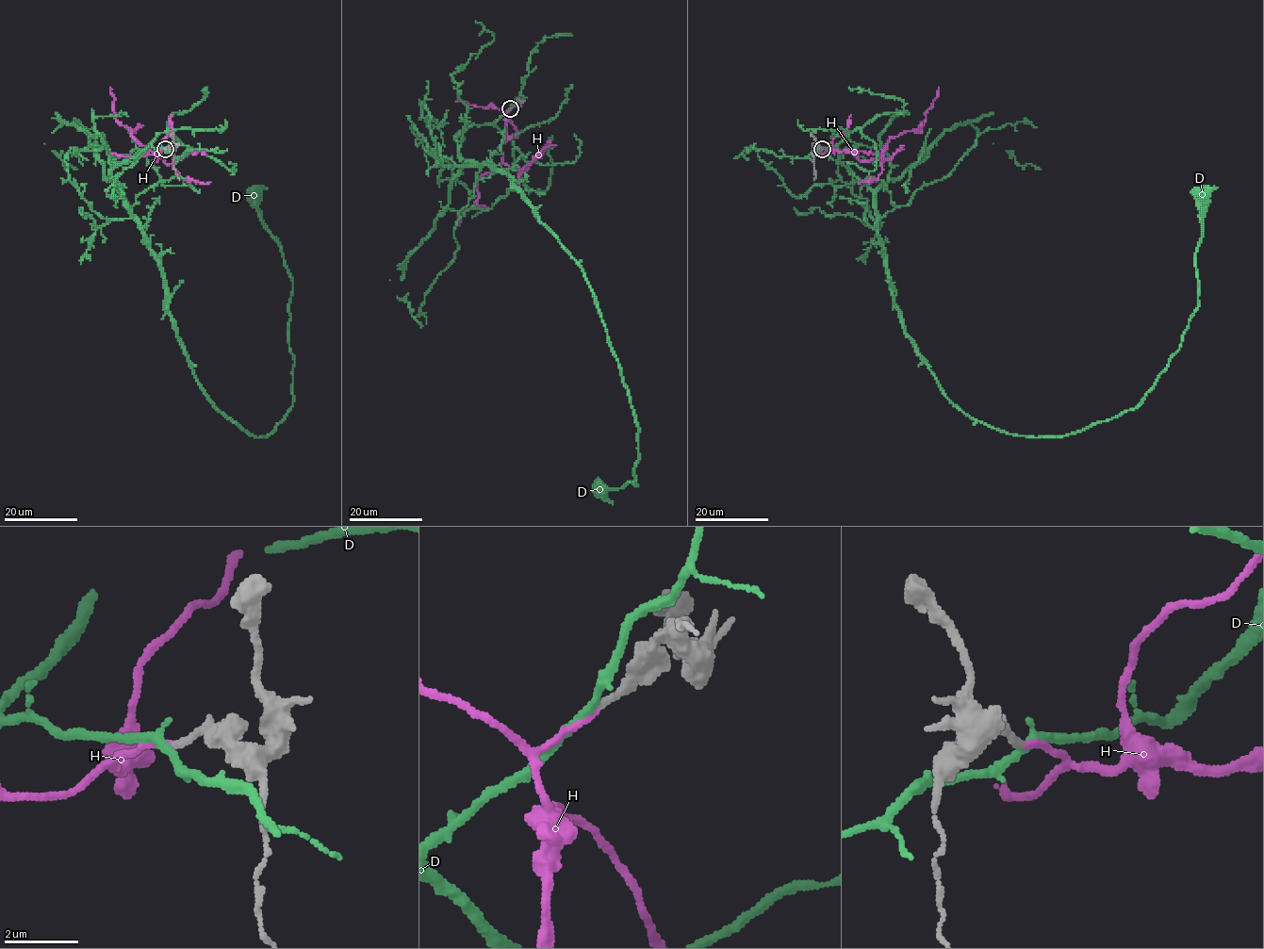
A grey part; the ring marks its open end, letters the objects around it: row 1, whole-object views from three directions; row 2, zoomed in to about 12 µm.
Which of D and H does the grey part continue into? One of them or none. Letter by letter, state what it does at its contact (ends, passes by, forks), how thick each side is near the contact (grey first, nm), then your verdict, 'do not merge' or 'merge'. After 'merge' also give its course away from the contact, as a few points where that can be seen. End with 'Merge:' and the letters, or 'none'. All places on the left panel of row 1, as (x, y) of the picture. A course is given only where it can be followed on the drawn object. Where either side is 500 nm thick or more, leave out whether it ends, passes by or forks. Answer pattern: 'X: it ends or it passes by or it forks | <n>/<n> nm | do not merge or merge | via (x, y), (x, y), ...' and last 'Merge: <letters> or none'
D: it passes by | 190/240 nm | do not merge
H: it ends | 190/150 nm | merge | via (165, 148), (154, 160), (156, 160), (154, 151), (139, 145), (132, 138), (132, 131), (115, 118), (110, 87)
Merge: H

